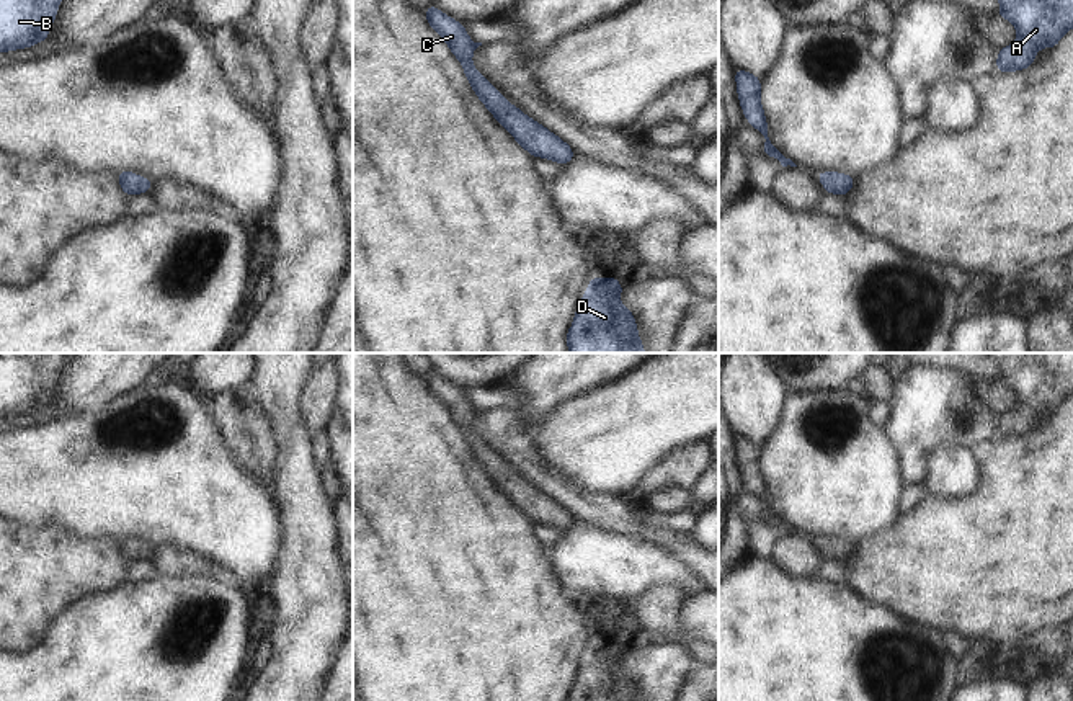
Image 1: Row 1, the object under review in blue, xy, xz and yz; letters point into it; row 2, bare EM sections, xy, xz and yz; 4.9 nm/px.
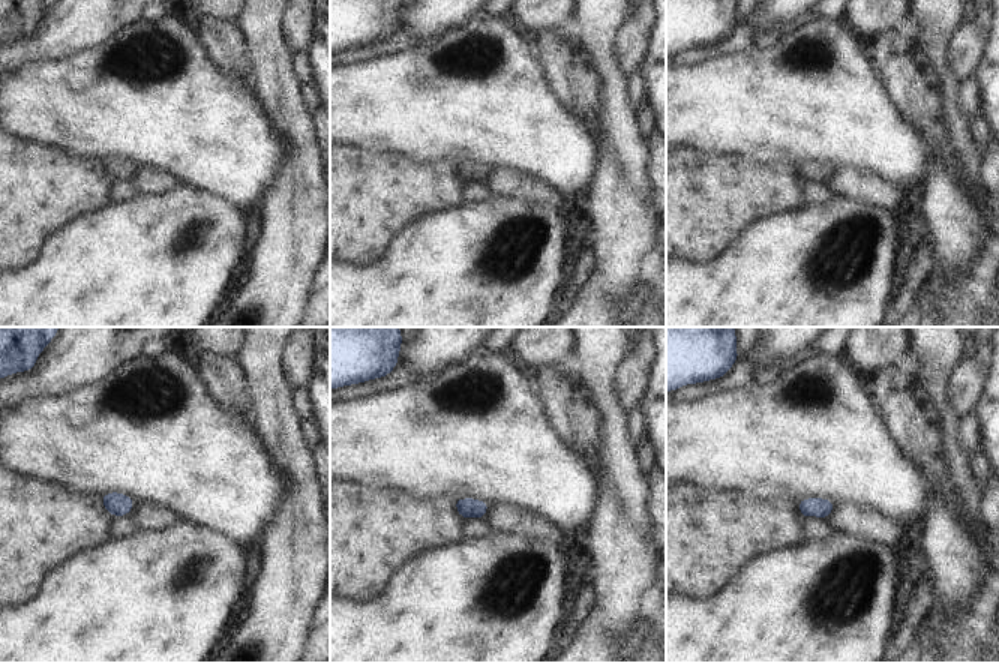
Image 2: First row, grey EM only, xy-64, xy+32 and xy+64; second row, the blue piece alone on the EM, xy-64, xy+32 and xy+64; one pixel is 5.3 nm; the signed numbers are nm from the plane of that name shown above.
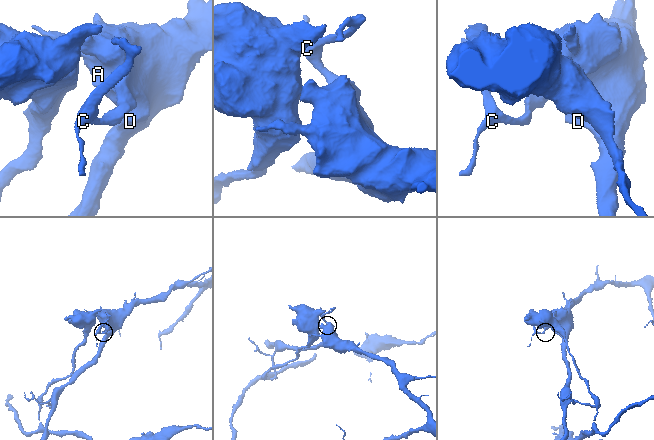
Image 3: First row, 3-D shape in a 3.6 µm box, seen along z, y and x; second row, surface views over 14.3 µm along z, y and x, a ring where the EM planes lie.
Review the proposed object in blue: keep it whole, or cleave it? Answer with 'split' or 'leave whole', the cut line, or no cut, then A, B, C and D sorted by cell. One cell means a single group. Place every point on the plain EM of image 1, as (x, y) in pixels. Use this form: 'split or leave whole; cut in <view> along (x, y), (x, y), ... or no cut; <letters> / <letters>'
leave whole; no cut; A B C D

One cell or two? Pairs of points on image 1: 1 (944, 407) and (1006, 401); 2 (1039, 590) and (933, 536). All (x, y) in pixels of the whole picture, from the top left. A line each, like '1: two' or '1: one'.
1: two
2: one

